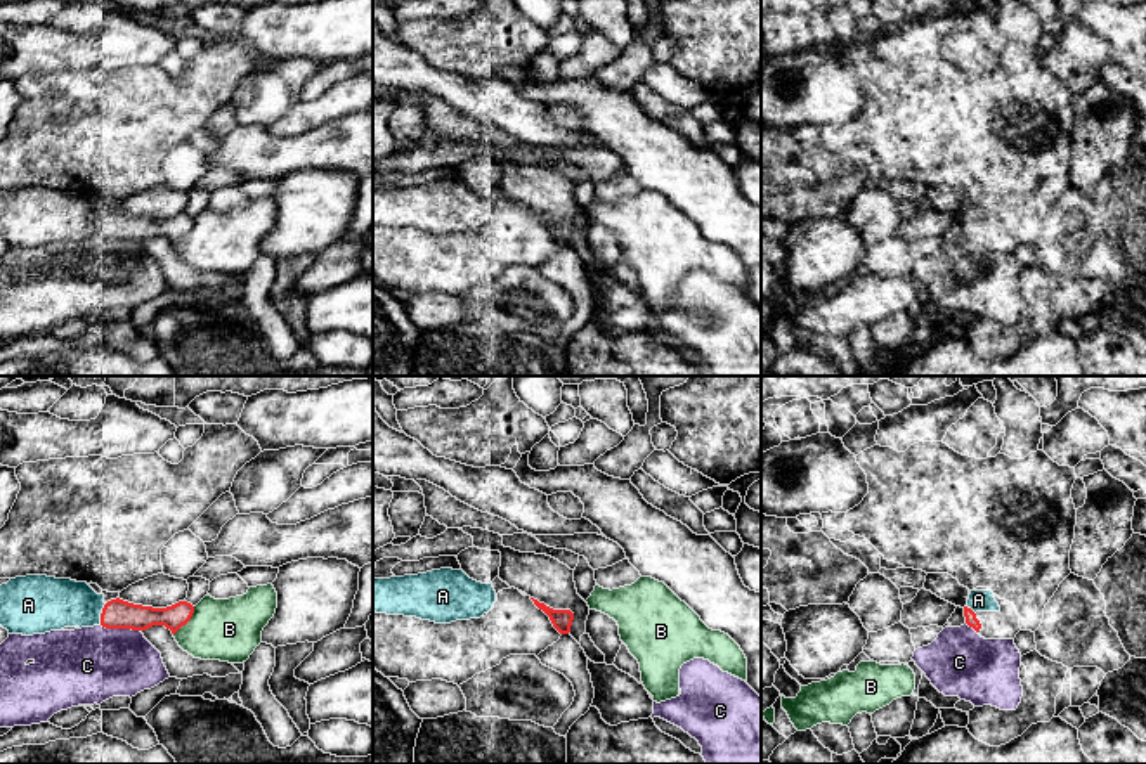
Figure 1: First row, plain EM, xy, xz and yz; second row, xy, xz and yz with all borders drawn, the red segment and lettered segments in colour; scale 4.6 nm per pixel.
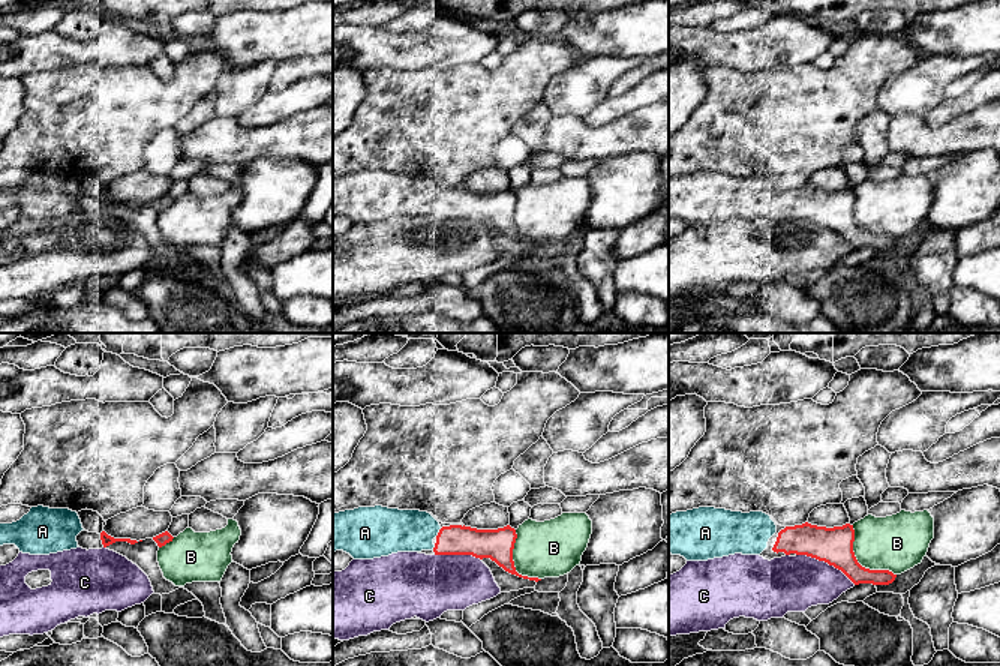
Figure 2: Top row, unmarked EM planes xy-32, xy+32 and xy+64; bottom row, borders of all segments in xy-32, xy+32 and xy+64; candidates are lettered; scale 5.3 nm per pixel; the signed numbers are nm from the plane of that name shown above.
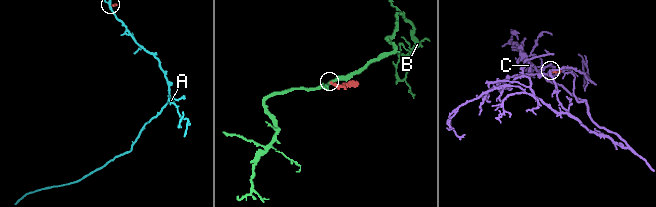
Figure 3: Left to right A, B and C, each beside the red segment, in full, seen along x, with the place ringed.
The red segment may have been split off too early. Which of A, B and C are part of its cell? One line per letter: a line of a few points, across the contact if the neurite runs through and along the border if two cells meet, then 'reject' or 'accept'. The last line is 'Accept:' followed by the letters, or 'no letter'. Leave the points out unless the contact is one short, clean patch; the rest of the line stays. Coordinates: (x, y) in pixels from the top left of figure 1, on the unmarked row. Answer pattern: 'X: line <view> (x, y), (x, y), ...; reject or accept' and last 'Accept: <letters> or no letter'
A: accept
B: reject
C: reject
Accept: A

